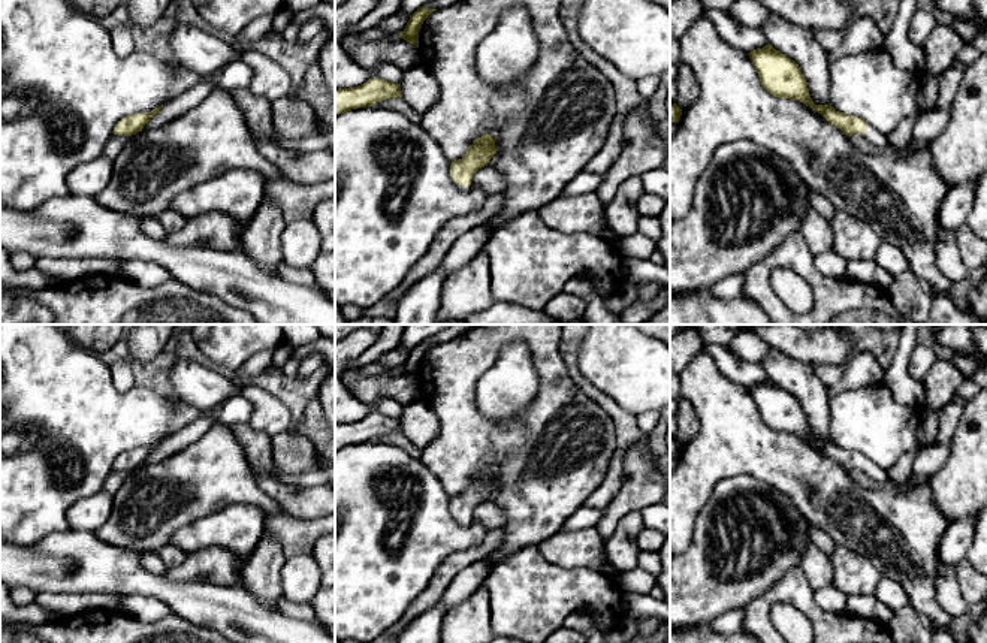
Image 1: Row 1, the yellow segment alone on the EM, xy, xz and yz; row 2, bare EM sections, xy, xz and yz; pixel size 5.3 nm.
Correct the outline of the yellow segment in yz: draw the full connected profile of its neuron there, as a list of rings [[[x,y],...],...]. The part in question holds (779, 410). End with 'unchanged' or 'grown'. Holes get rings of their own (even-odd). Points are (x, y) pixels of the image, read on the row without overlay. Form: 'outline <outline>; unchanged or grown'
outline [[[770,378],[751,386],[748,390],[758,408],[761,420],[772,431],[803,437],[840,464],[848,473],[854,468],[863,470],[873,479],[876,486],[885,484],[890,480],[887,470],[878,467],[863,455],[836,446],[831,438],[815,440],[809,431],[808,417],[799,399],[776,386]]]; grown

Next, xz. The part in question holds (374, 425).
outline [[[371,413],[353,423],[338,423],[335,425],[335,450],[357,443],[372,441],[390,432],[402,432],[401,417],[393,419],[384,414]]]; unchanged

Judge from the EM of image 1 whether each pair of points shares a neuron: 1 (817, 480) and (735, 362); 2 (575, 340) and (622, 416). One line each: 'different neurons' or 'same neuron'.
1: different neurons
2: same neuron

